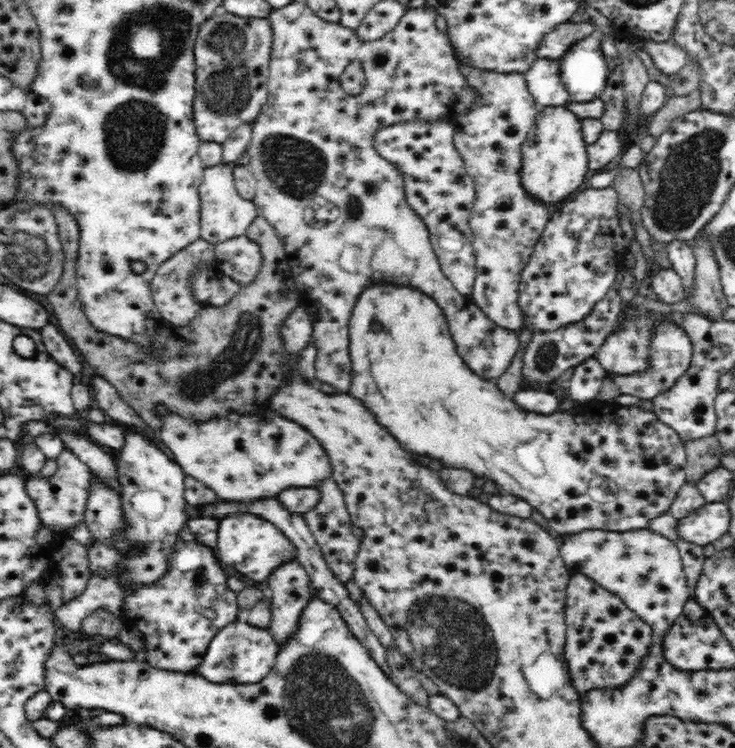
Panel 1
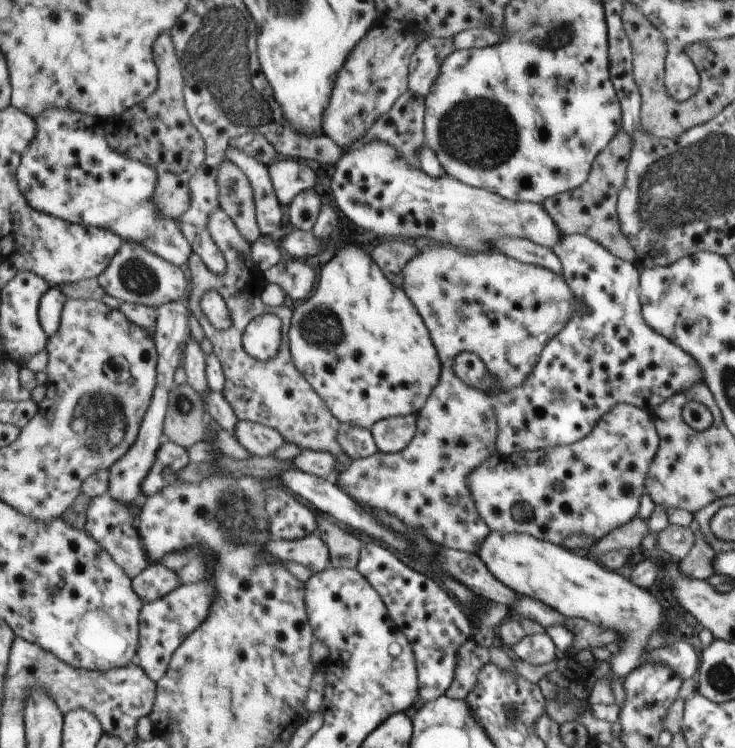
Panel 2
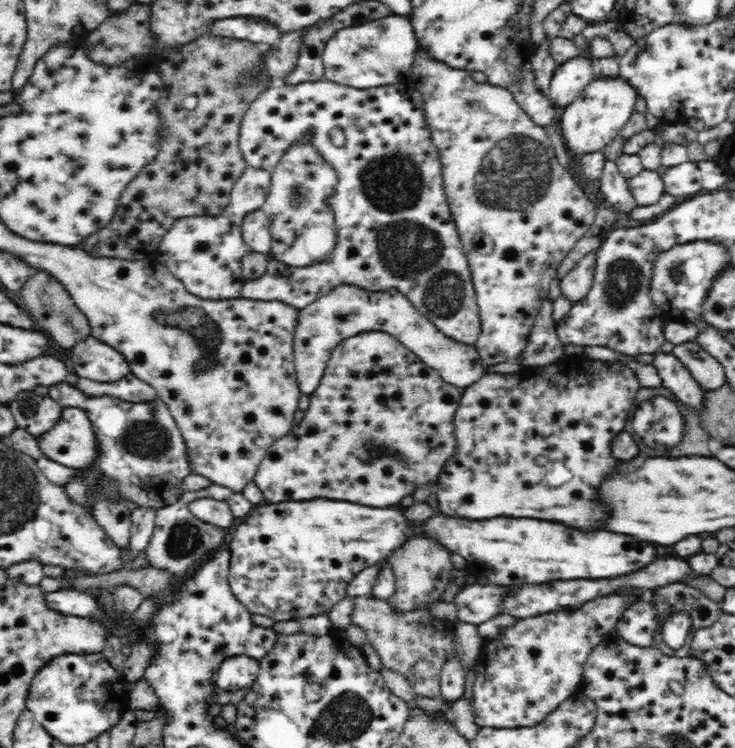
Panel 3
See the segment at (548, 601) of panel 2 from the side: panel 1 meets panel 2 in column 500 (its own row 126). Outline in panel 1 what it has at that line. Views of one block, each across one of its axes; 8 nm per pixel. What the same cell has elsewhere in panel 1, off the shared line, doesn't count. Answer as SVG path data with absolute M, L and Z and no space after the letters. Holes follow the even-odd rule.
M565 106L540 108L535 123L522 143L523 188L543 204L564 201L576 192L588 174L587 144L582 134L582 118Z

